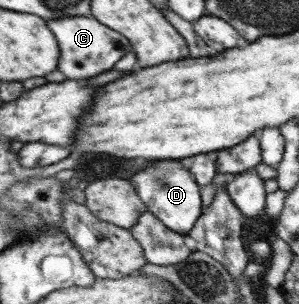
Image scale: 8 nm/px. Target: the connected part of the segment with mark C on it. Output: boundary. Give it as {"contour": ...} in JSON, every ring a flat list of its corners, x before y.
{"contour":[[72,16,72,18,62,18,62,20,50,20,48,26,54,32,54,36,60,44,60,50,62,50,58,70,70,80,90,78,90,76,96,76,100,72,112,70,114,64,124,54,132,52,130,42,124,36,120,36,120,33,112,28,102,26,93,17]]}

